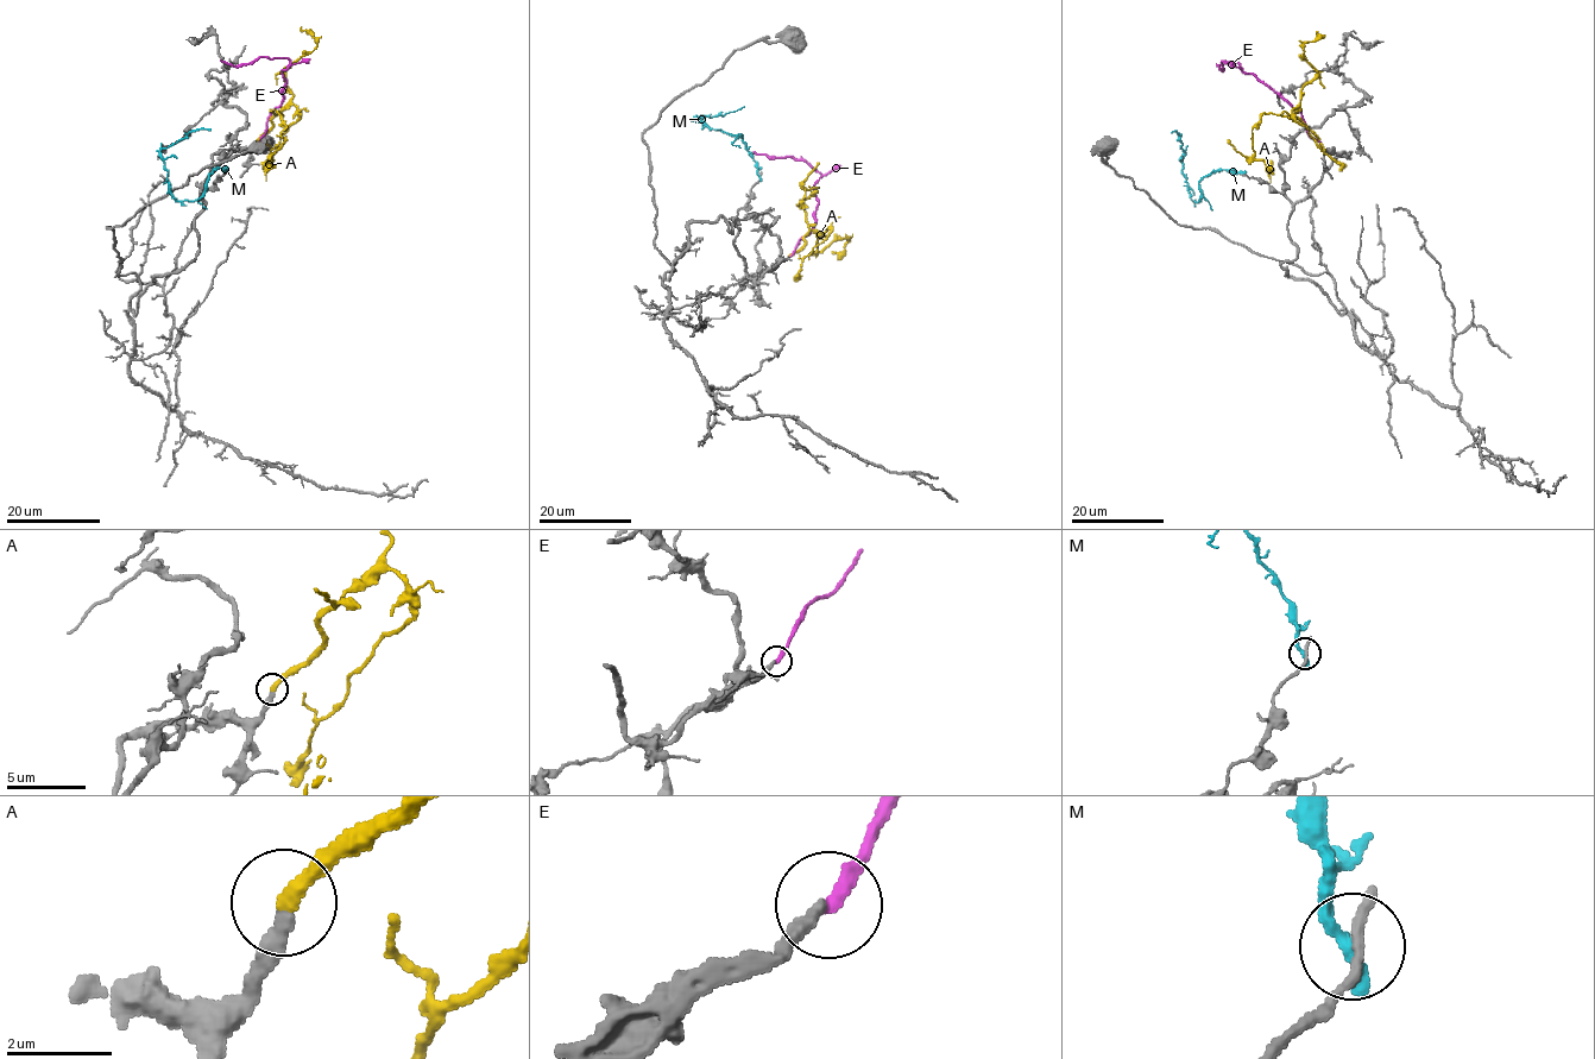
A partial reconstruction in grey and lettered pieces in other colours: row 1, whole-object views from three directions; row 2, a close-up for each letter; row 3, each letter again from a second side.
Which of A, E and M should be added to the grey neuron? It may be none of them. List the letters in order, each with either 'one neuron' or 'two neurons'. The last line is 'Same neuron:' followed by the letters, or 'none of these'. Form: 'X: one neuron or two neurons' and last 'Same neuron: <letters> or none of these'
A: one neuron
E: two neurons
M: two neurons
Same neuron: A

